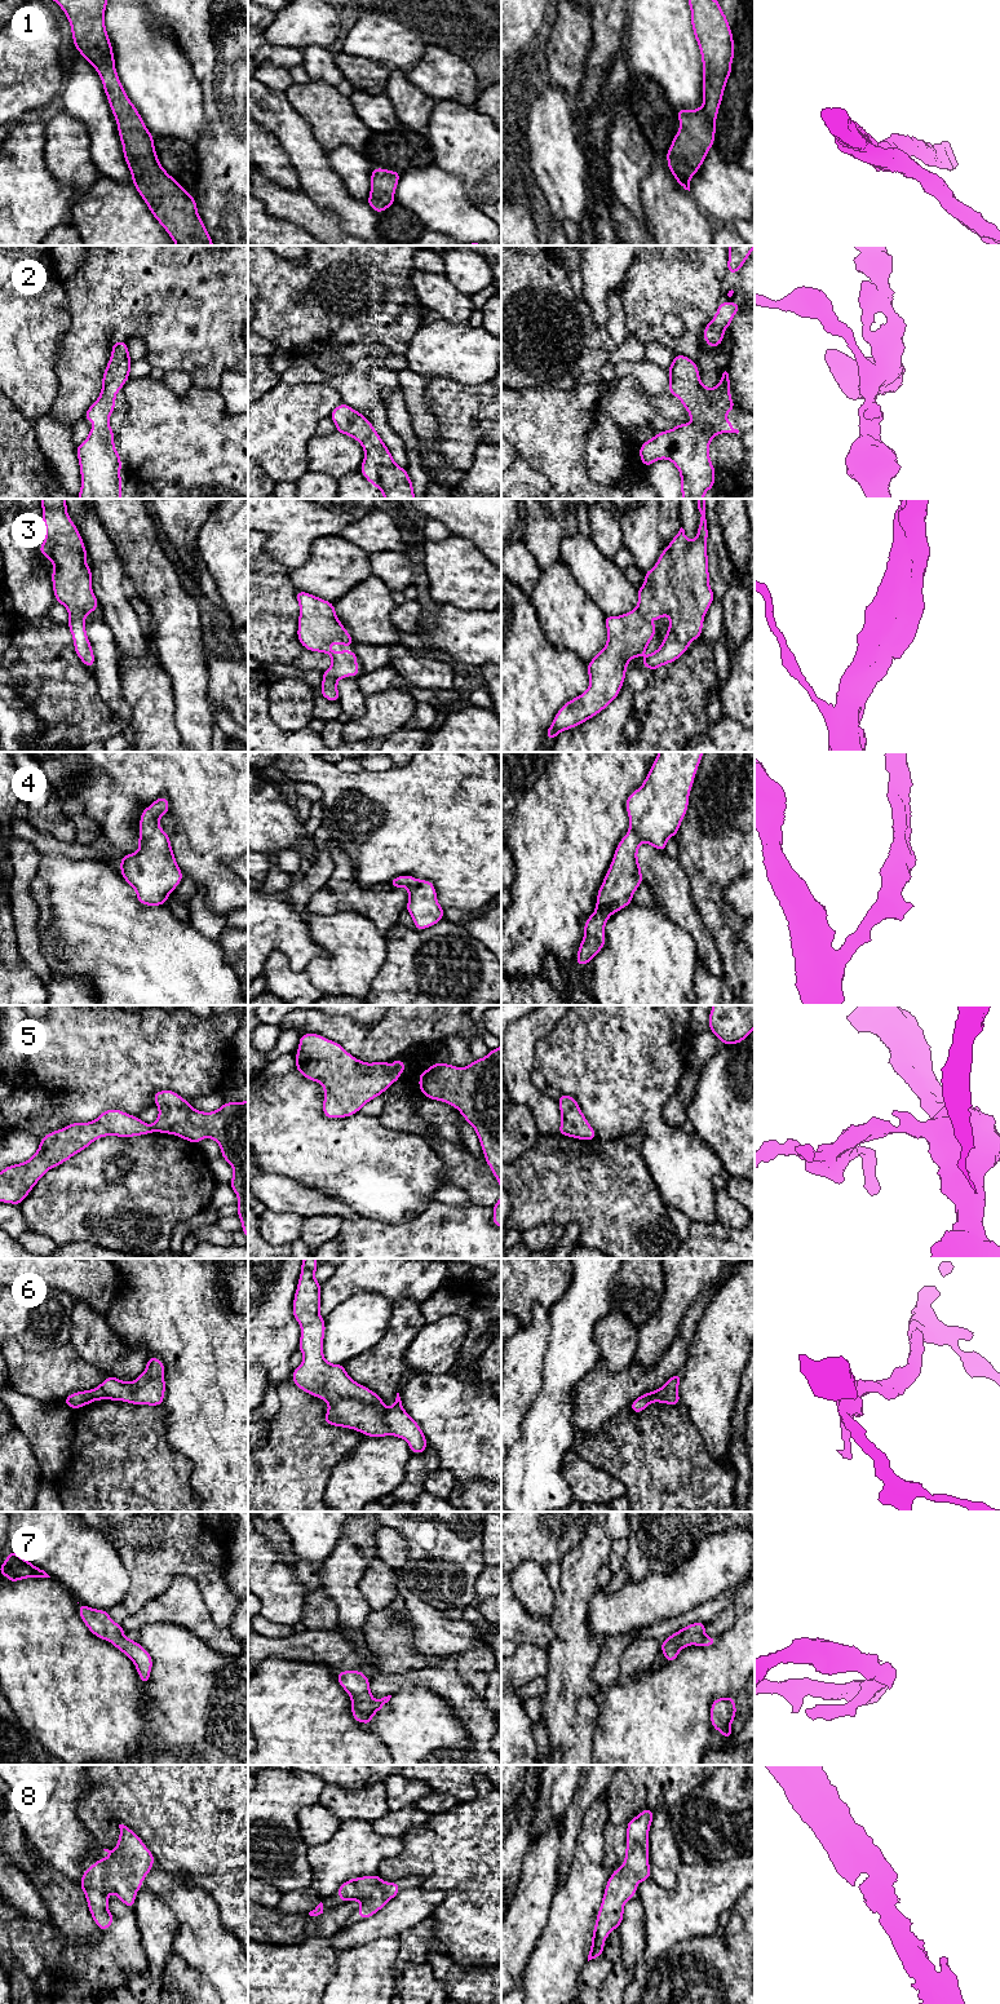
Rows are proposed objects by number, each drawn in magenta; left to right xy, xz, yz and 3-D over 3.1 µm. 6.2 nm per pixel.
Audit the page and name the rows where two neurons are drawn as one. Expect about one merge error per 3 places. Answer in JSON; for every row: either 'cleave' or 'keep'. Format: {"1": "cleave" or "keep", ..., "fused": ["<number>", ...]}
{"1": "keep", "2": "keep", "3": "keep", "4": "keep", "5": "keep", "6": "keep", "7": "keep", "8": "keep", "fused": []}

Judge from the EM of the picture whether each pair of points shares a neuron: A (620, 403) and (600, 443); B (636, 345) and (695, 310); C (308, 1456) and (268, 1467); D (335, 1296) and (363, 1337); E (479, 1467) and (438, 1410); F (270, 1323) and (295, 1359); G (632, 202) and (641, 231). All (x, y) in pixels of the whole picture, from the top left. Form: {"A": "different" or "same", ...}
{"A": "different", "B": "different", "C": "same", "D": "different", "E": "same", "F": "different", "G": "different"}

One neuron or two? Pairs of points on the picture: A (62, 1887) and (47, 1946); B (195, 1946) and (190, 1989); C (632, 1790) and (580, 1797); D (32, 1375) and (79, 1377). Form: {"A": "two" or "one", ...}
{"A": "two", "B": "two", "C": "two", "D": "one"}

